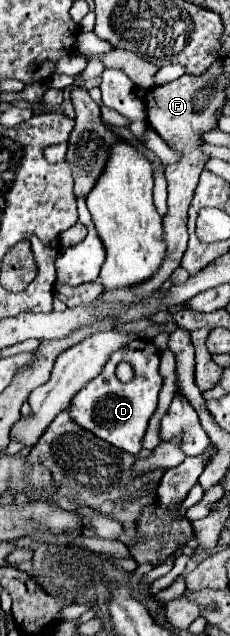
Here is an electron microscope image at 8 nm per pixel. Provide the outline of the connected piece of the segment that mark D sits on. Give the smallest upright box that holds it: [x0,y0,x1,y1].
[69,340,161,454]

